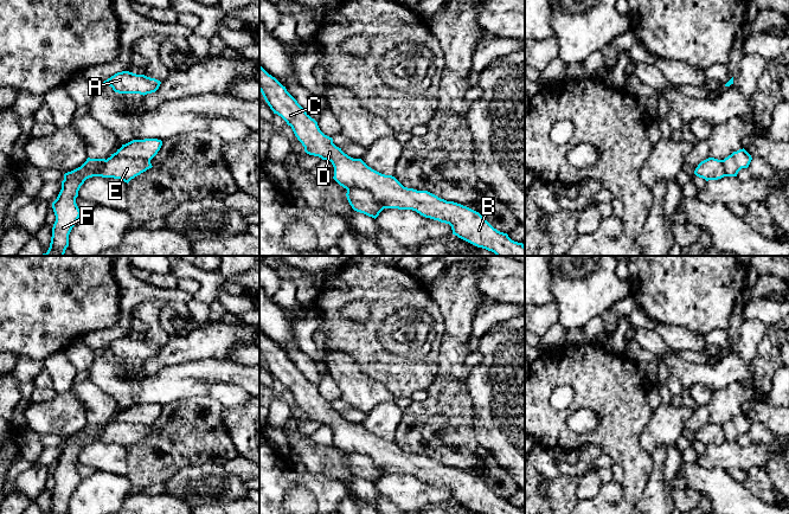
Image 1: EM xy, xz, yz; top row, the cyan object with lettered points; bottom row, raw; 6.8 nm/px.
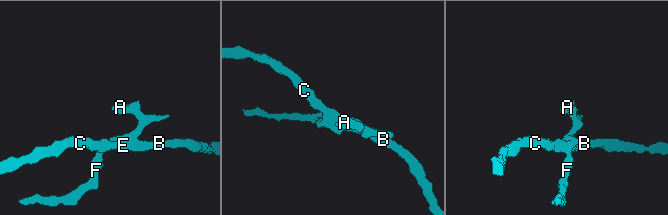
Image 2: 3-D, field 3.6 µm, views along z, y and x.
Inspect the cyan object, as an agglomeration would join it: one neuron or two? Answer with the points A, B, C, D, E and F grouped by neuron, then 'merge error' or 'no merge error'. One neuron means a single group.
A F / B C D E | merge error

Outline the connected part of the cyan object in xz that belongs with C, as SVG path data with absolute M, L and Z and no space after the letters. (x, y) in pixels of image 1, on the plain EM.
M259 330L259 356L274 377L291 392L309 420L328 425L334 432L333 444L344 454L361 454L372 458L383 474L412 475L425 483L449 489L453 500L482 514L525 514L507 499L494 494L479 477L447 467L428 456L404 452L394 442L381 439L361 424L353 424L325 400L297 366L275 342Z

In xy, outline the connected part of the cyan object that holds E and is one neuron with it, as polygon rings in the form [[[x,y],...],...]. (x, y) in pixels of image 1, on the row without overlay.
[[[110,422],[104,426],[97,438],[86,438],[82,431],[72,437],[82,445],[86,445],[92,442],[102,442],[120,444],[128,449],[132,444],[152,432],[150,425]]]

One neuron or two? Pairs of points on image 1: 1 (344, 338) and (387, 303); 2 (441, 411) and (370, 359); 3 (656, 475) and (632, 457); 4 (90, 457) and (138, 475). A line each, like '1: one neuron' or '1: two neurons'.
1: one neuron
2: two neurons
3: two neurons
4: two neurons

